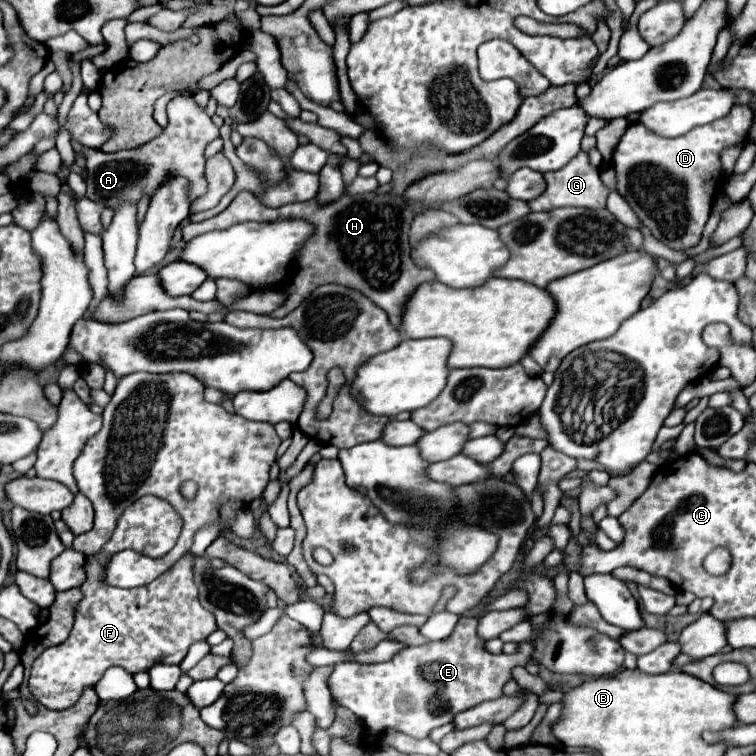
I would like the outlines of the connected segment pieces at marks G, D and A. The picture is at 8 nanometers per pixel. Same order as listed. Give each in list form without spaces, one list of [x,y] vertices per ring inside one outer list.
[[[580,152],[574,160],[570,160],[570,164],[566,164],[562,170],[556,172],[544,172],[544,180],[546,180],[546,190],[542,196],[534,198],[528,202],[528,208],[532,212],[548,212],[554,208],[562,208],[562,206],[574,206],[574,208],[590,208],[590,210],[598,210],[606,206],[606,196],[610,194],[608,188],[604,188],[604,184],[600,182],[600,172],[596,168],[592,168],[588,164],[588,154]]]
[[[736,104],[730,110],[730,114],[724,116],[722,120],[714,120],[710,124],[692,128],[690,132],[686,132],[684,136],[678,136],[678,138],[658,136],[654,132],[648,132],[646,126],[638,124],[638,122],[630,124],[630,128],[624,132],[622,140],[618,142],[618,146],[612,154],[612,166],[618,176],[620,196],[626,198],[626,202],[632,206],[632,210],[636,212],[640,222],[650,228],[654,238],[658,238],[668,248],[678,250],[678,252],[686,252],[688,248],[694,248],[700,242],[714,196],[718,194],[718,190],[724,182],[718,154],[722,148],[738,144],[744,138],[746,130],[752,124],[752,118],[754,118],[754,112],[748,106]]]
[[[176,96],[168,104],[168,126],[162,130],[160,136],[150,140],[148,144],[134,148],[134,150],[118,150],[106,154],[102,150],[86,148],[72,142],[76,152],[86,154],[86,168],[88,168],[88,192],[86,196],[100,206],[118,208],[122,202],[138,202],[144,194],[152,196],[154,190],[164,182],[170,174],[180,174],[190,180],[190,198],[198,198],[206,192],[204,180],[204,150],[206,146],[218,138],[218,128],[206,114],[202,106],[196,104],[192,96]]]

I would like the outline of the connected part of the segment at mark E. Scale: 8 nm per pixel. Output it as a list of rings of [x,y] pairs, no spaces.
[[[460,616],[454,632],[446,640],[428,642],[422,646],[410,646],[398,652],[390,662],[382,664],[336,664],[332,676],[328,678],[328,688],[336,702],[348,710],[352,710],[358,720],[364,724],[364,744],[372,746],[378,742],[384,730],[394,728],[402,734],[408,734],[412,738],[426,738],[434,728],[444,726],[454,720],[458,712],[470,710],[480,702],[494,700],[502,696],[502,686],[508,682],[510,670],[514,666],[526,666],[530,660],[530,654],[534,650],[532,642],[524,642],[518,646],[516,654],[490,654],[484,650],[484,642],[476,636],[478,618]]]

